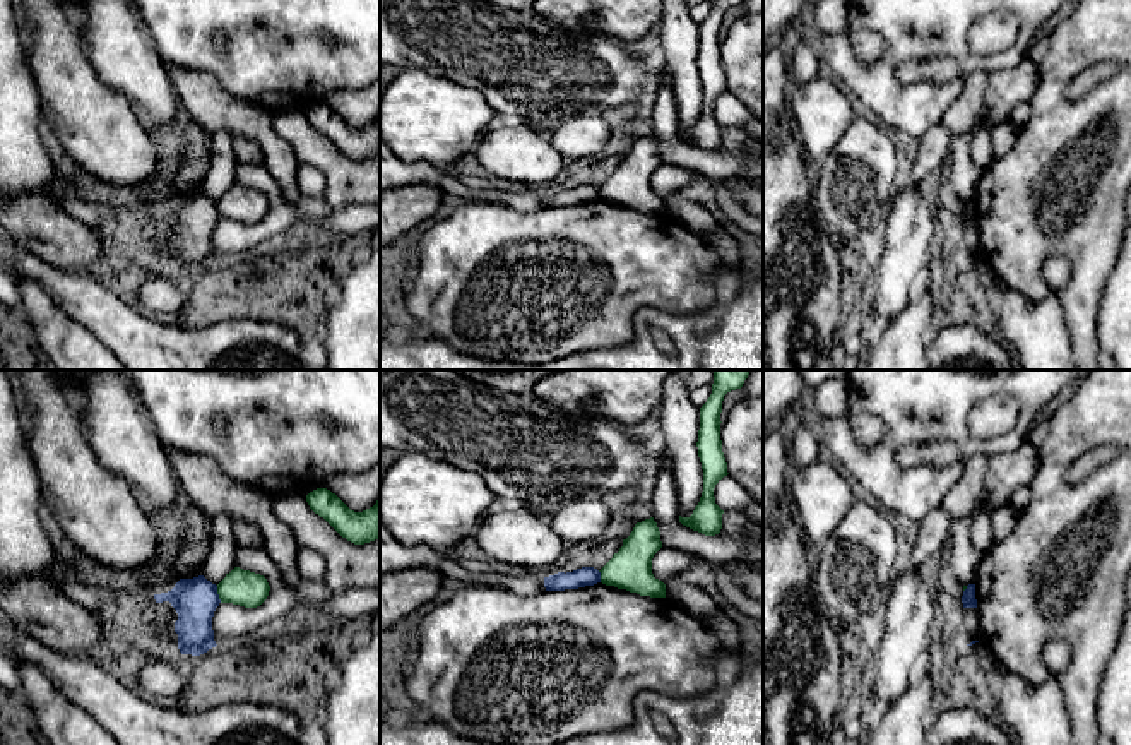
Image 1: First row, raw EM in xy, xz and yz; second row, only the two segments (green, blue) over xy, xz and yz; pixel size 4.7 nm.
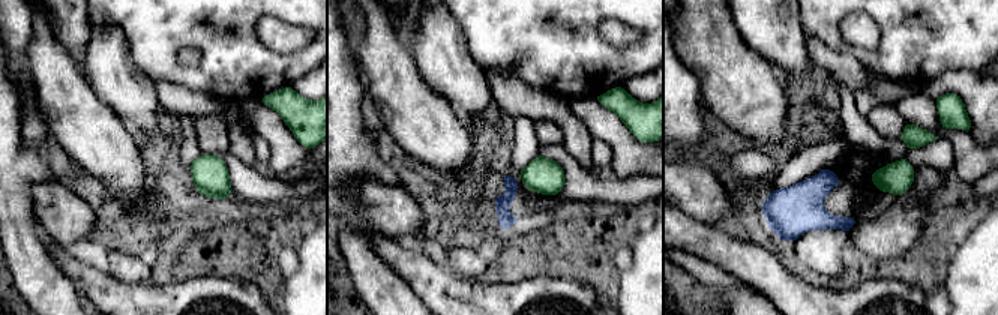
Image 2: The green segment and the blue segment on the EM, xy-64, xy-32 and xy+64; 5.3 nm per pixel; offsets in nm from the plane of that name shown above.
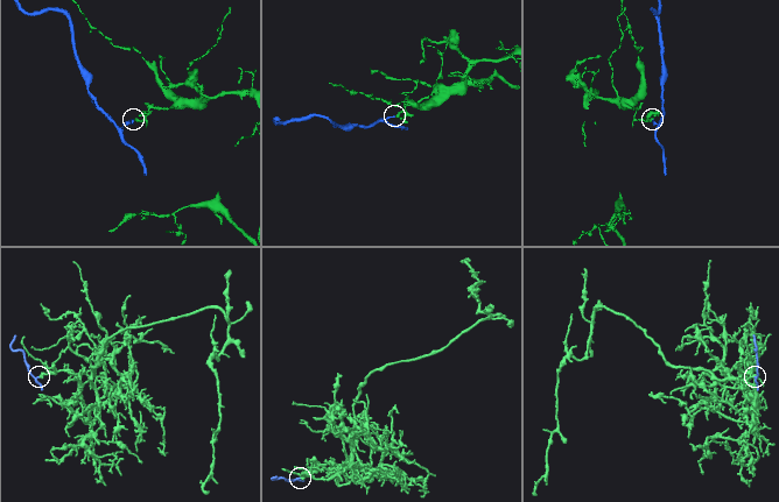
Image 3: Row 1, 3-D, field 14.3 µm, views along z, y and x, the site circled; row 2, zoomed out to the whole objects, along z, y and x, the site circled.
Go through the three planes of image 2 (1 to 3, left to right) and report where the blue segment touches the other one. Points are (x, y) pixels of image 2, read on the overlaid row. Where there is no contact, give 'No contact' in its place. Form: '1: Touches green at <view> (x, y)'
1: No contact
2: No contact
3: No contact

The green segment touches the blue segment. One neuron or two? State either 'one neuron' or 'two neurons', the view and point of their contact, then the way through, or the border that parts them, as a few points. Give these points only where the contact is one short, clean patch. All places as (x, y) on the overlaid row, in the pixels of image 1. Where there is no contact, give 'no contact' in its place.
two neurons; contact xy (218, 593); border xy (216, 586), (221, 601)

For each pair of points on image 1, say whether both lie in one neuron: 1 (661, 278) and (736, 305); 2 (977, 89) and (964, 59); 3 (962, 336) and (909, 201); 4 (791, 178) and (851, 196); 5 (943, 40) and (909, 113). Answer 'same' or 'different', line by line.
1: different
2: different
3: different
4: different
5: same

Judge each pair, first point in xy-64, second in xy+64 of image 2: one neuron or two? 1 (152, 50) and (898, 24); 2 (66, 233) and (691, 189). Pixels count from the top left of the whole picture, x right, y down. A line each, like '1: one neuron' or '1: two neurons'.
1: one neuron
2: one neuron

